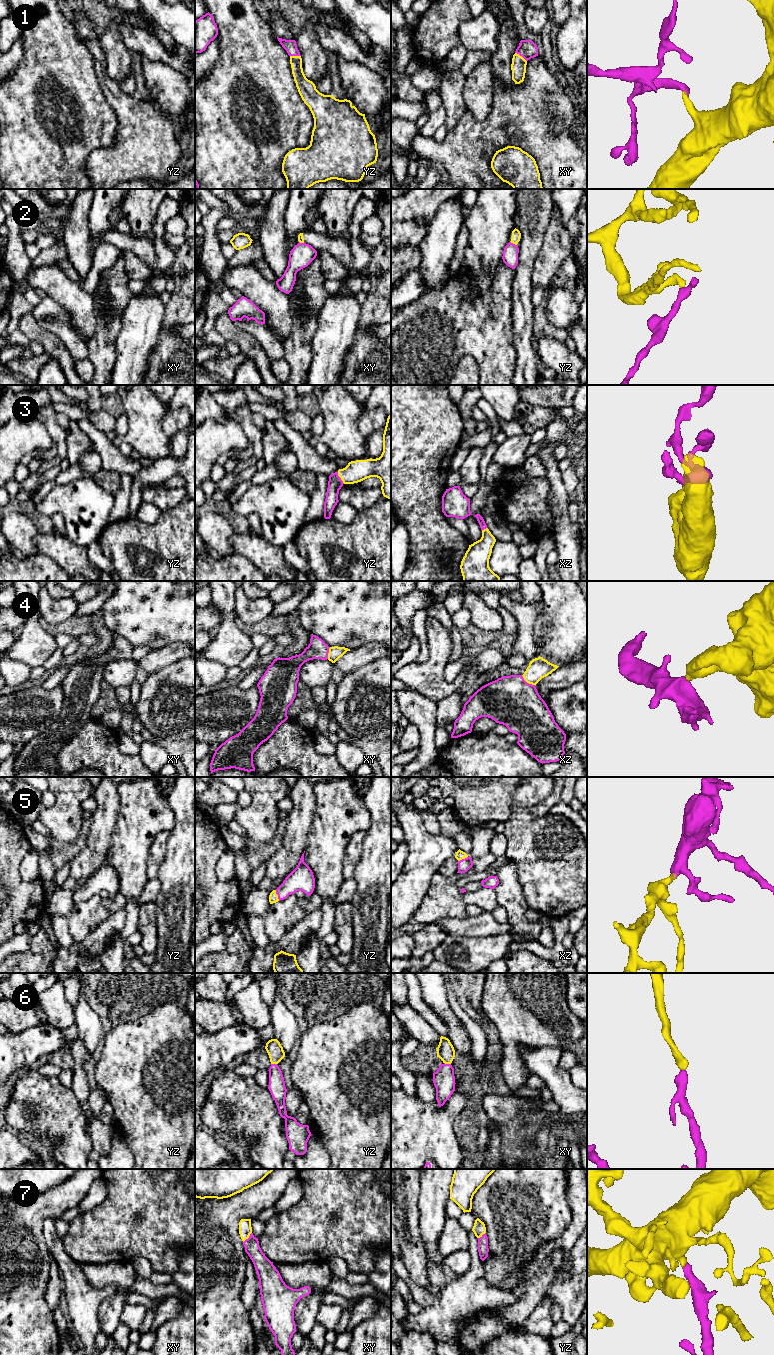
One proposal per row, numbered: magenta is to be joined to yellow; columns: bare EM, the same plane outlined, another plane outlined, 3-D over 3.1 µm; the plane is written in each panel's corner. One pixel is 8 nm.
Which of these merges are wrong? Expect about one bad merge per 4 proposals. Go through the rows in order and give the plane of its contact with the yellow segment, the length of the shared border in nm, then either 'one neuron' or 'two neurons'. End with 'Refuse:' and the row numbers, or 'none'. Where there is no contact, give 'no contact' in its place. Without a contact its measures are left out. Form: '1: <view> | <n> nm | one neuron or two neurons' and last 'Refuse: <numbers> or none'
1: xy | 120 nm | one neuron
2: yz | 70 nm | two neurons
3: yz | 110 nm | one neuron
4: xz | 140 nm | two neurons
5: yz | 90 nm | one neuron
6: xy | 60 nm | one neuron
7: xy | 110 nm | one neuron
Refuse: 2, 4

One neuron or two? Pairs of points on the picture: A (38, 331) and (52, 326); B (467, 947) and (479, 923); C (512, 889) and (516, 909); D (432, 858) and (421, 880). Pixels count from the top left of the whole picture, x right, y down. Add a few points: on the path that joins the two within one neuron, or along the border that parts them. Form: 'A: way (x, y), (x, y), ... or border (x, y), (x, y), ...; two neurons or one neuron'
A: border (36, 321), (42, 327), (54, 333), (63, 343); two neurons
B: border (449, 935), (495, 936); two neurons
C: way (512, 894), (512, 900), (515, 904); one neuron
D: way (426, 863), (421, 868), (421, 874); one neuron

